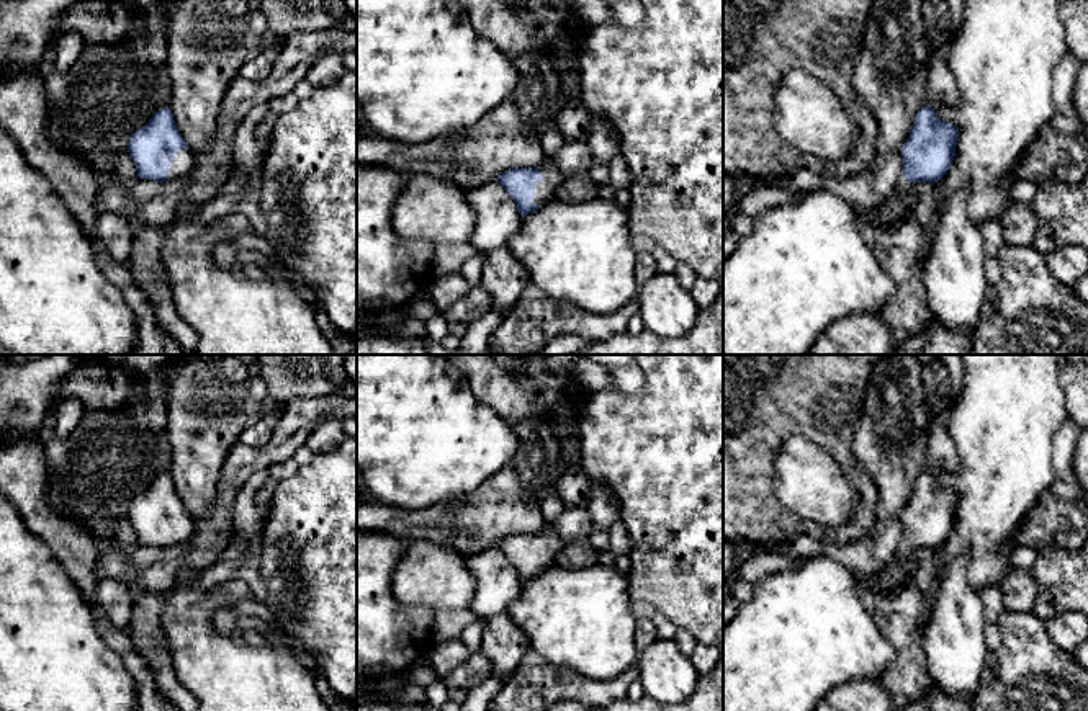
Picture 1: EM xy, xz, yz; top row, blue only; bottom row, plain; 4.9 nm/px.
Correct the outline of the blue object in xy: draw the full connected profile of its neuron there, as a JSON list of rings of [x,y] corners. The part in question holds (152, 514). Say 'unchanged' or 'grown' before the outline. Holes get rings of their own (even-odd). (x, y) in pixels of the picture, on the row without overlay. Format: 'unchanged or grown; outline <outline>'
grown; outline [[[169,472],[155,477],[146,492],[131,500],[128,518],[139,544],[187,548],[193,534],[193,518],[178,499]]]

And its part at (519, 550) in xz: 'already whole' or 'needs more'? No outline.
needs more

